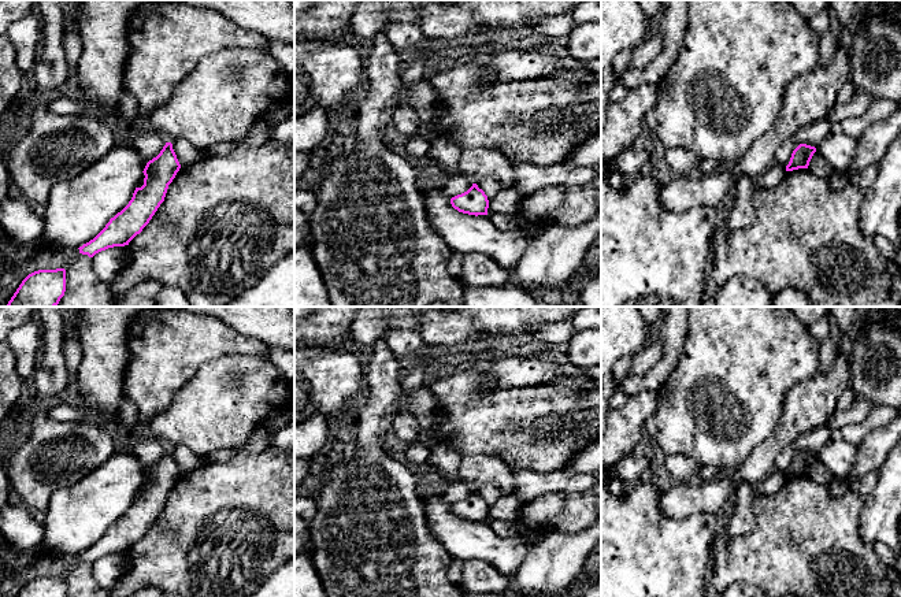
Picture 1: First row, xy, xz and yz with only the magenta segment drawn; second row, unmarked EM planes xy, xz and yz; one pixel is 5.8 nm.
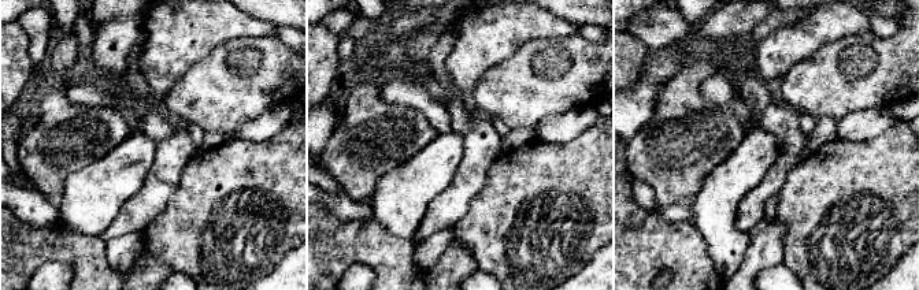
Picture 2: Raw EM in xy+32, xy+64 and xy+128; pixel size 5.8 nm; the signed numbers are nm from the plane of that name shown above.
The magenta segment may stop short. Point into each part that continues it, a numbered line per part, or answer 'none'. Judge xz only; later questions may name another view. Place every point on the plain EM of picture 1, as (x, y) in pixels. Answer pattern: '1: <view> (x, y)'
none

